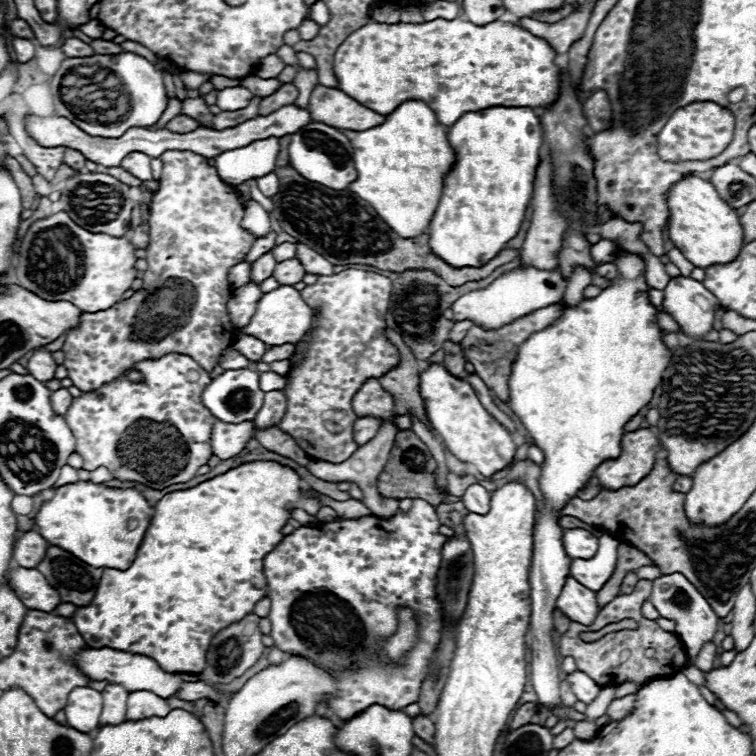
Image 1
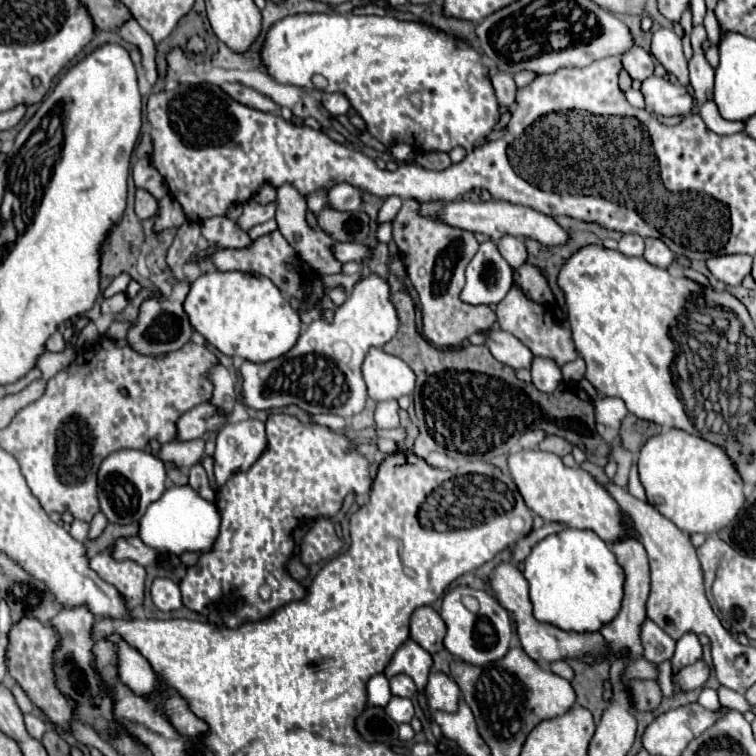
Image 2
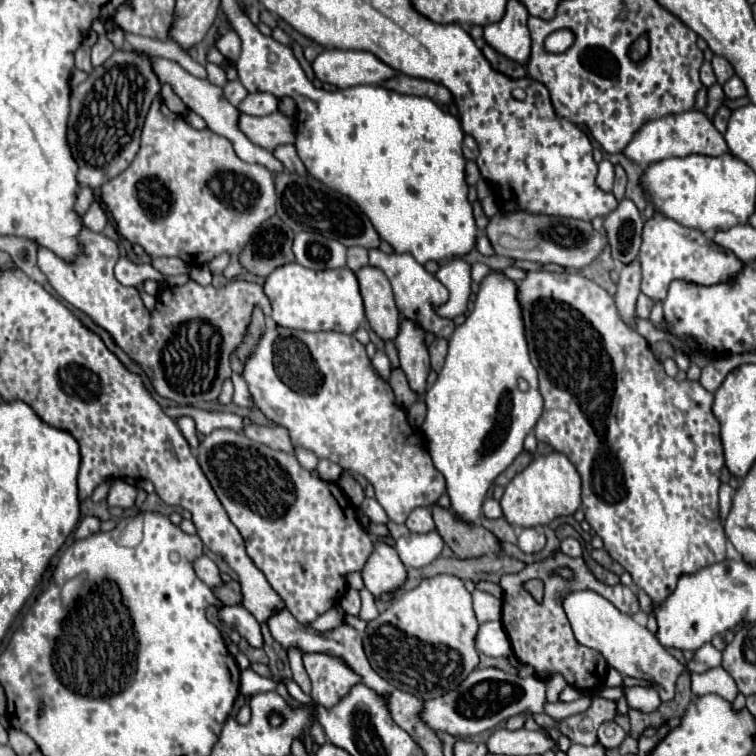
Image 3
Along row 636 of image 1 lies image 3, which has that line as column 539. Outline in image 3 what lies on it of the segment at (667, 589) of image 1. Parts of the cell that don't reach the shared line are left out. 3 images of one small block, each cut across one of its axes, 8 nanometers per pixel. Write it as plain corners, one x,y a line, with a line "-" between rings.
484,668
470,672
468,678
456,690
450,690
432,700
422,700
420,718
432,730
442,730
456,736
472,736
496,728
498,724
516,714
544,712
544,704
546,704
546,682
542,678
538,676
520,678
516,672

